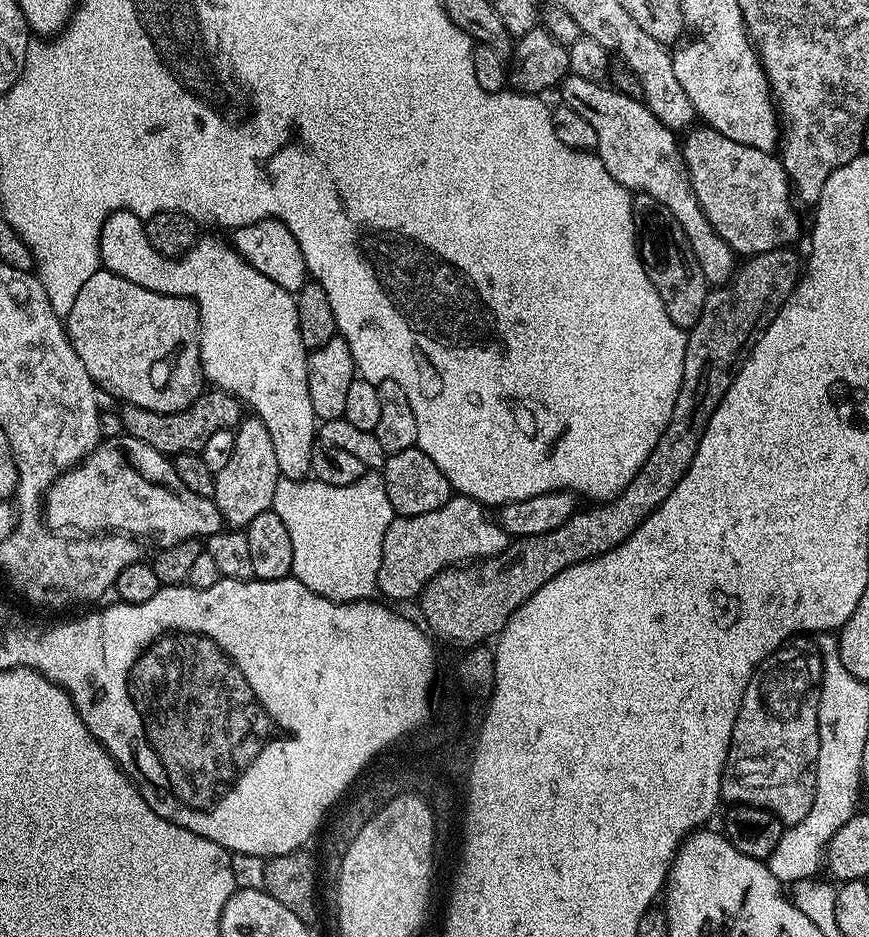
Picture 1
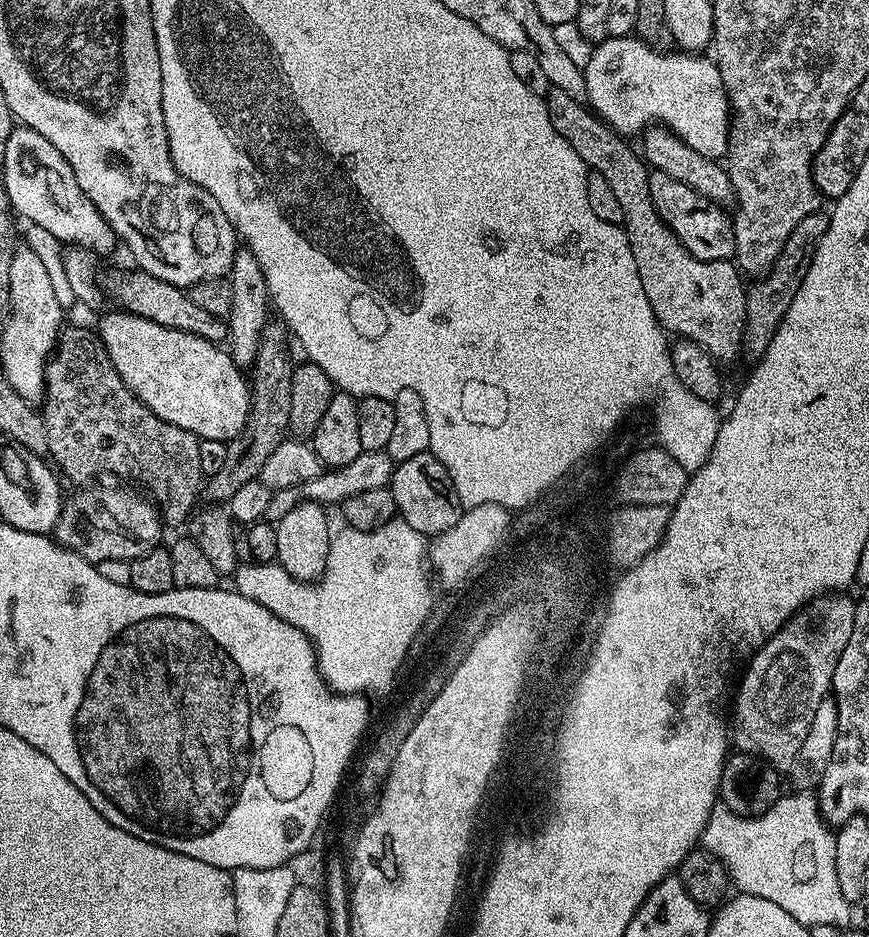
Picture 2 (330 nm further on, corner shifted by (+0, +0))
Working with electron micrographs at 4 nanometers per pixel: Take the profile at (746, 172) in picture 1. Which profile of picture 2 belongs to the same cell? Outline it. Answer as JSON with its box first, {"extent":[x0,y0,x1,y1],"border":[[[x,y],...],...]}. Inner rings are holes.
{"extent":[648,171,736,260],"border":[[[653,171],[648,181],[654,206],[660,219],[682,242],[682,246],[699,260],[732,260],[736,253],[736,228],[728,221],[723,207],[707,200],[689,185],[672,180],[667,174]]]}

